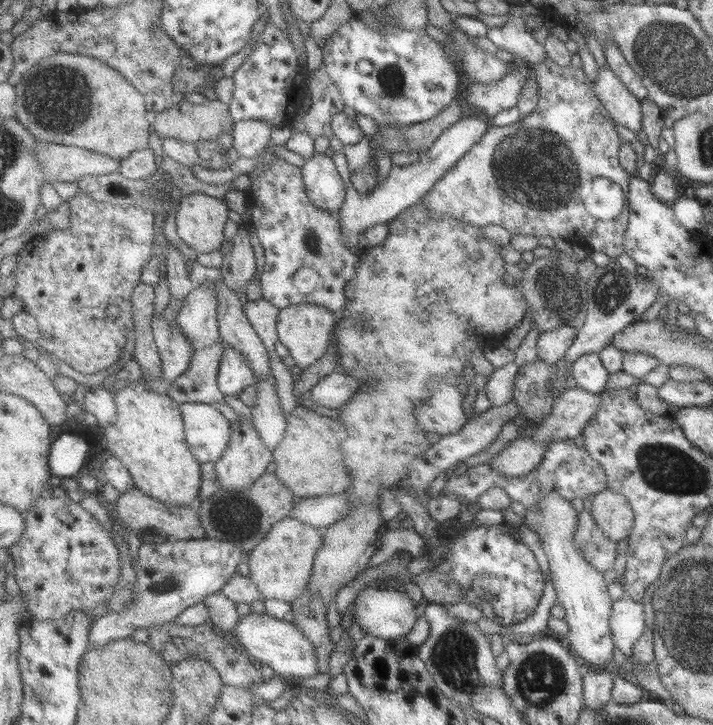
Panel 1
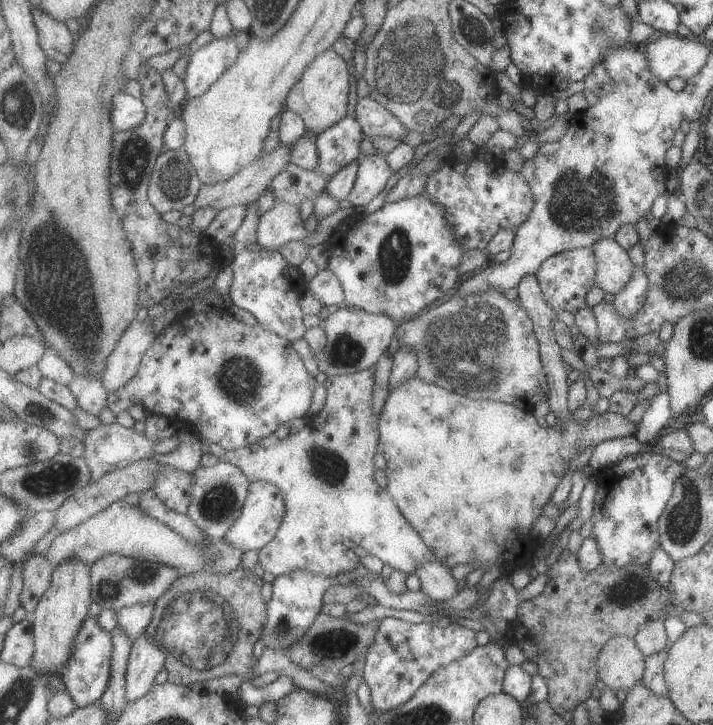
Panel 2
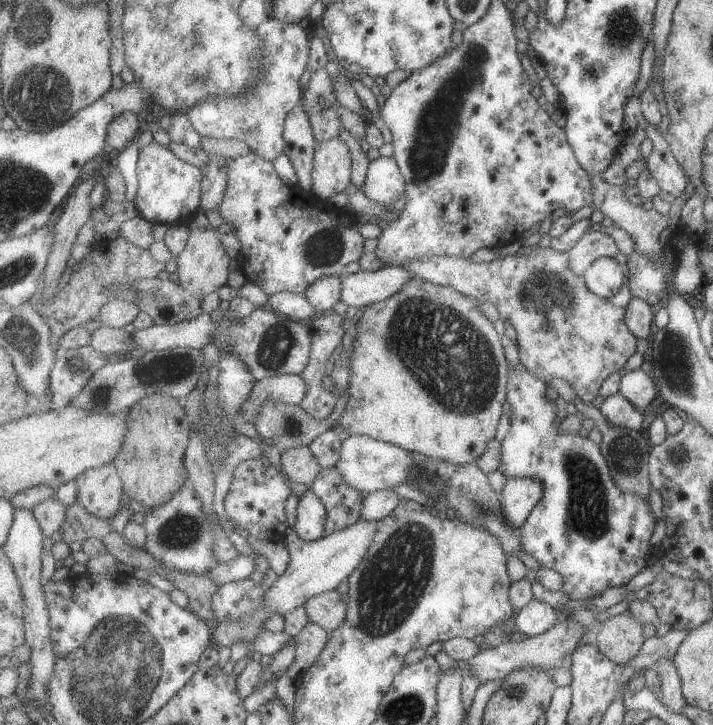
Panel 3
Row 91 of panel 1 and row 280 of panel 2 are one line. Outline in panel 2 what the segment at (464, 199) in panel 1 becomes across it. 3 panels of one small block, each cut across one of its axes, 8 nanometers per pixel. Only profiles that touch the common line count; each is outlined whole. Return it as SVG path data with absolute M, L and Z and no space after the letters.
M579 247L560 252L545 260L537 272L537 278L547 299L547 304L557 314L560 312L577 314L585 308L585 294L593 286L593 276L597 271L596 254L590 247Z

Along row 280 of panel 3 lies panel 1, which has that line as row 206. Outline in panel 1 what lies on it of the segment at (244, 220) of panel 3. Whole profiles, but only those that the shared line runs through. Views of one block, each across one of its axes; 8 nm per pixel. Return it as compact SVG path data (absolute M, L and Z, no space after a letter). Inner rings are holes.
M276 155L276 160L263 168L263 173L257 171L251 178L251 191L249 191L248 204L251 208L252 221L257 236L265 250L265 267L261 274L260 286L263 298L270 300L279 309L287 309L294 305L315 304L329 308L333 313L339 314L349 306L346 288L347 283L352 281L357 274L361 262L362 250L352 248L346 244L340 223L340 211L325 212L319 206L313 204L306 191L302 168L293 166L293 162L287 161ZM309 266L321 276L320 287L309 294L303 294L295 286L295 274L299 268Z

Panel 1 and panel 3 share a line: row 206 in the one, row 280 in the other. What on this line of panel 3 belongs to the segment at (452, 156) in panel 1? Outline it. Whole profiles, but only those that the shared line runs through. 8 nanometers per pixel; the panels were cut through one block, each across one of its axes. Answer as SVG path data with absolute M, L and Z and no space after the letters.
M389 265L378 271L343 274L342 302L357 309L387 300L414 279L414 274L401 266Z

